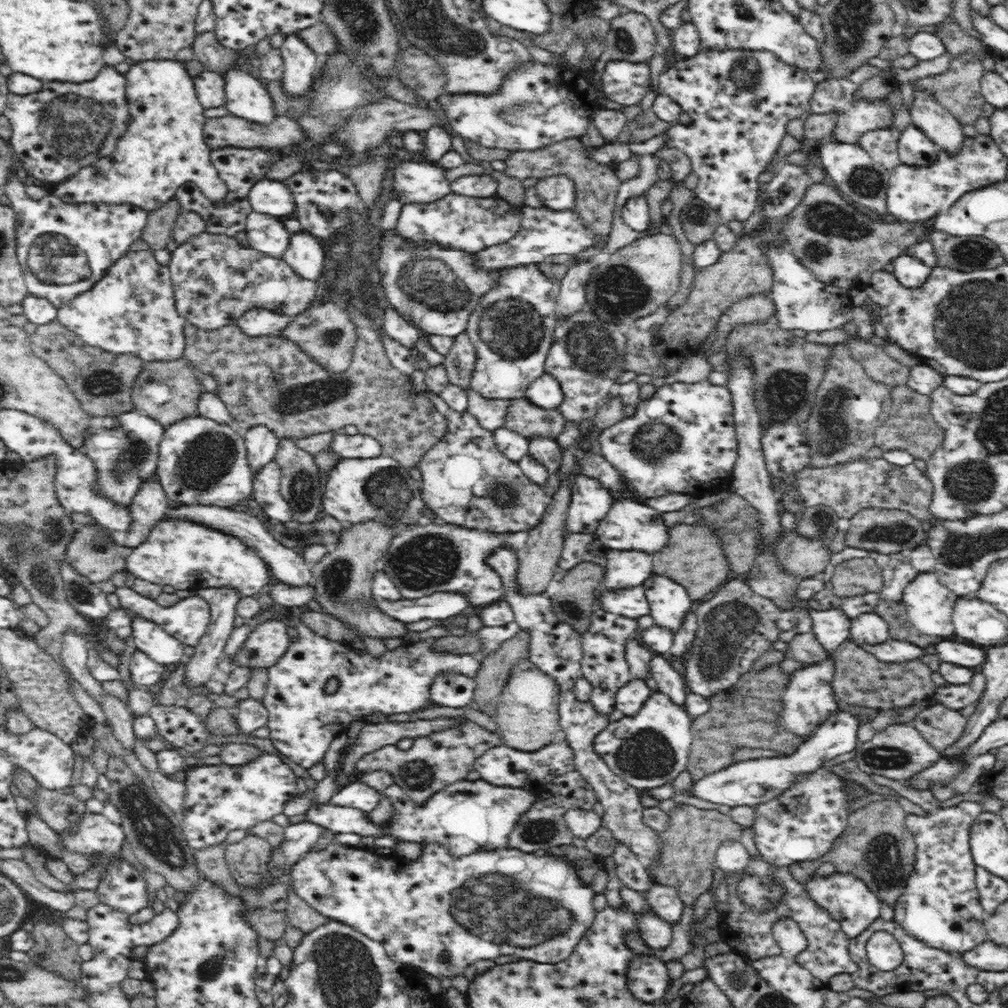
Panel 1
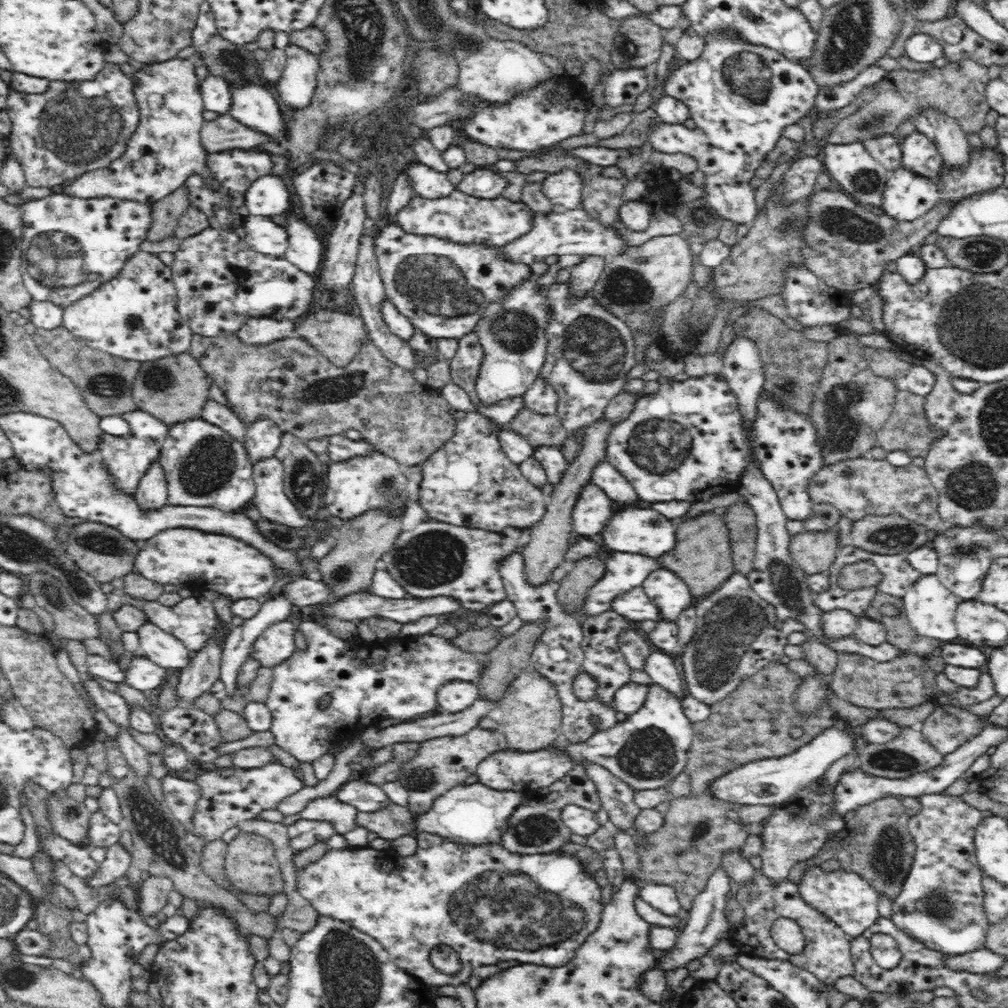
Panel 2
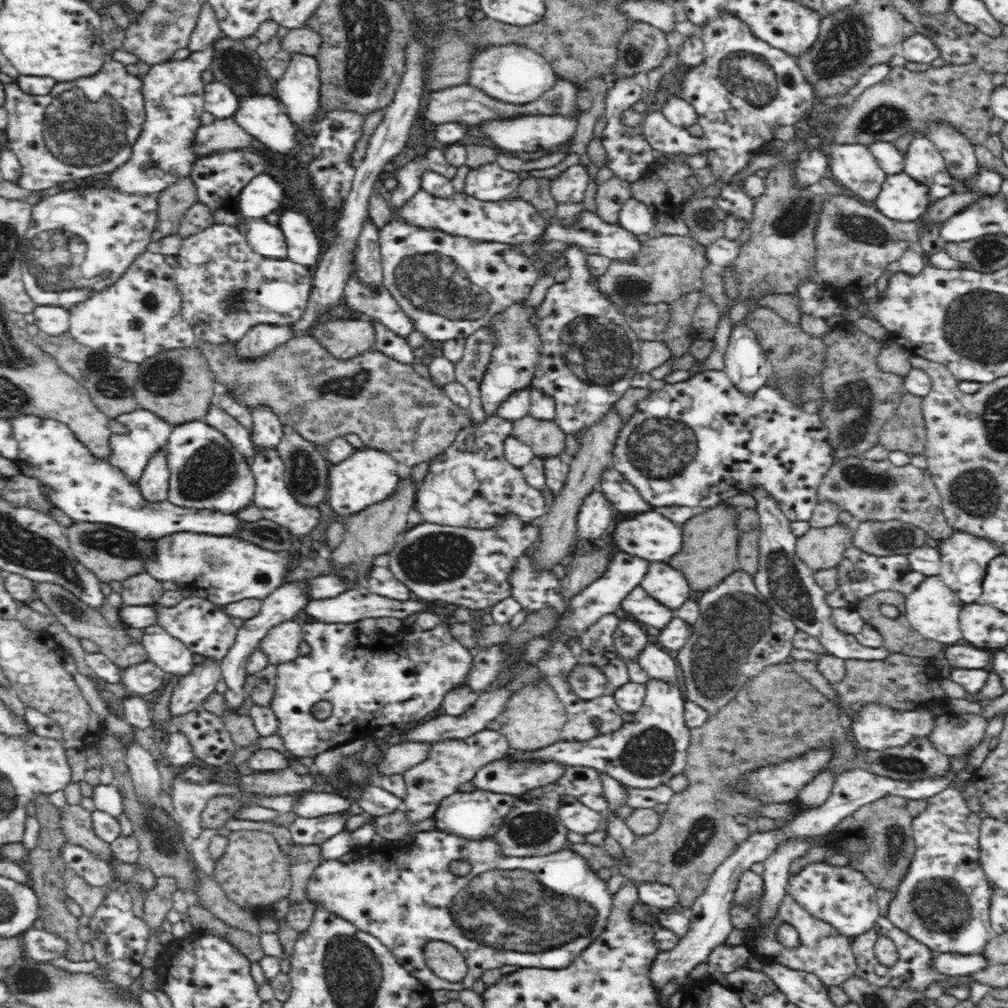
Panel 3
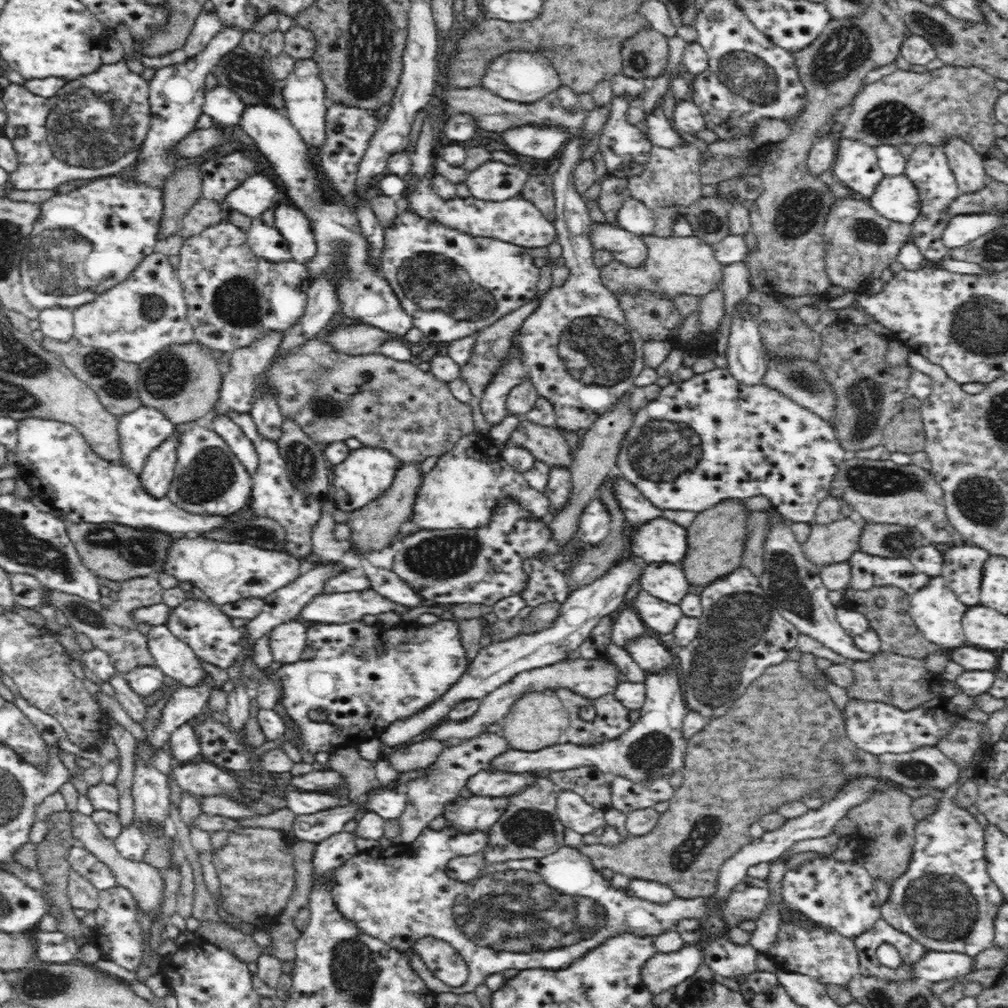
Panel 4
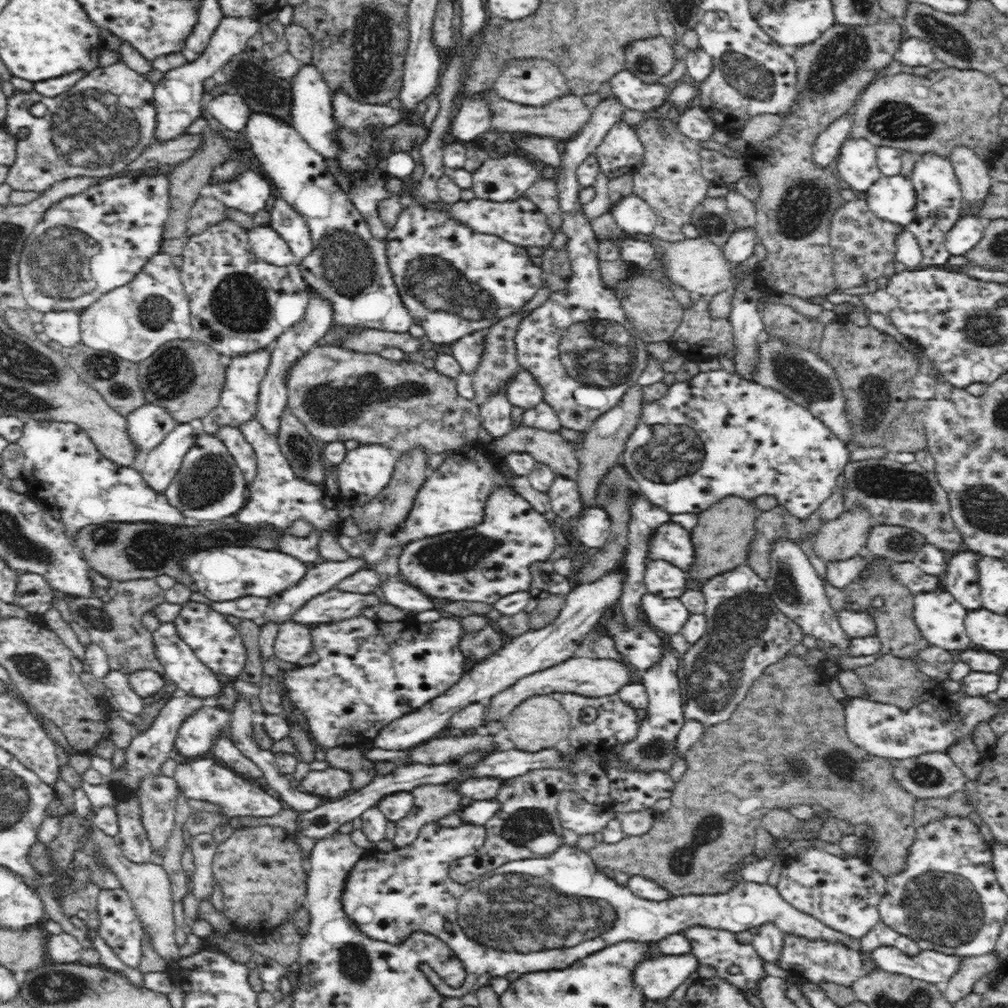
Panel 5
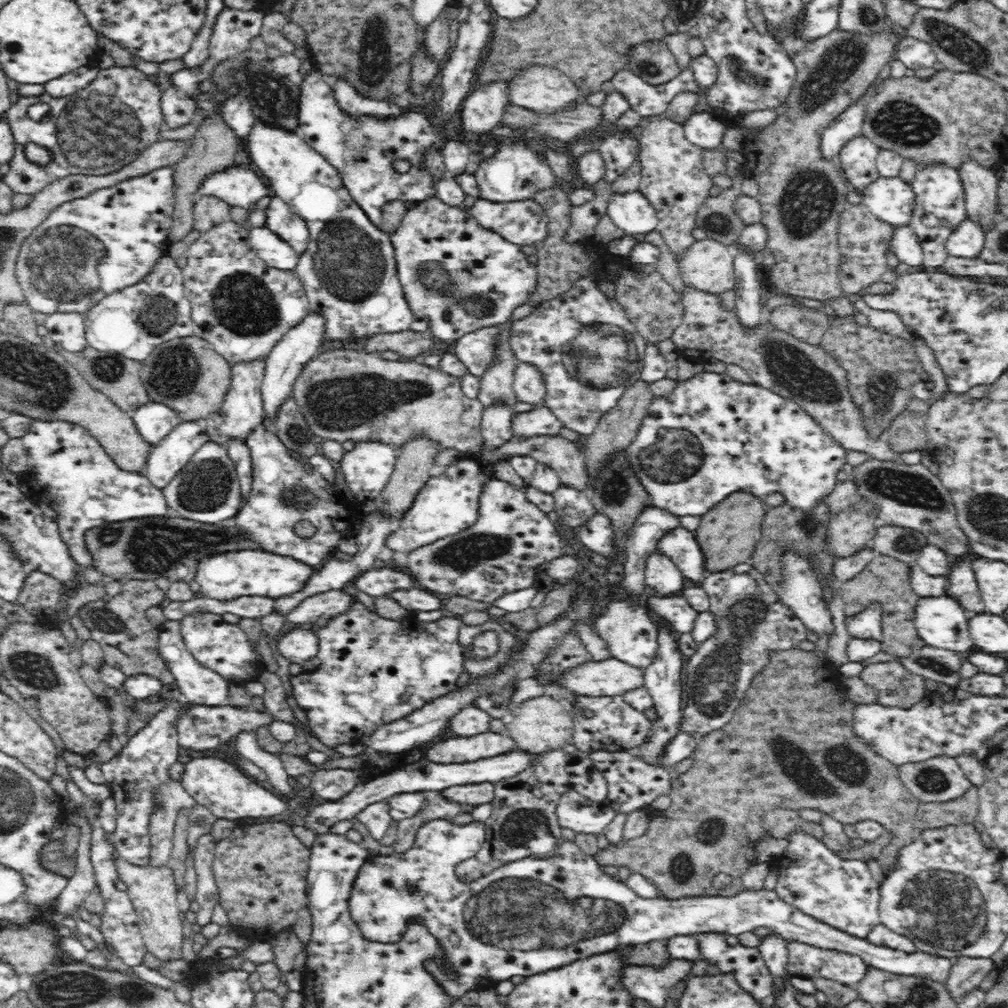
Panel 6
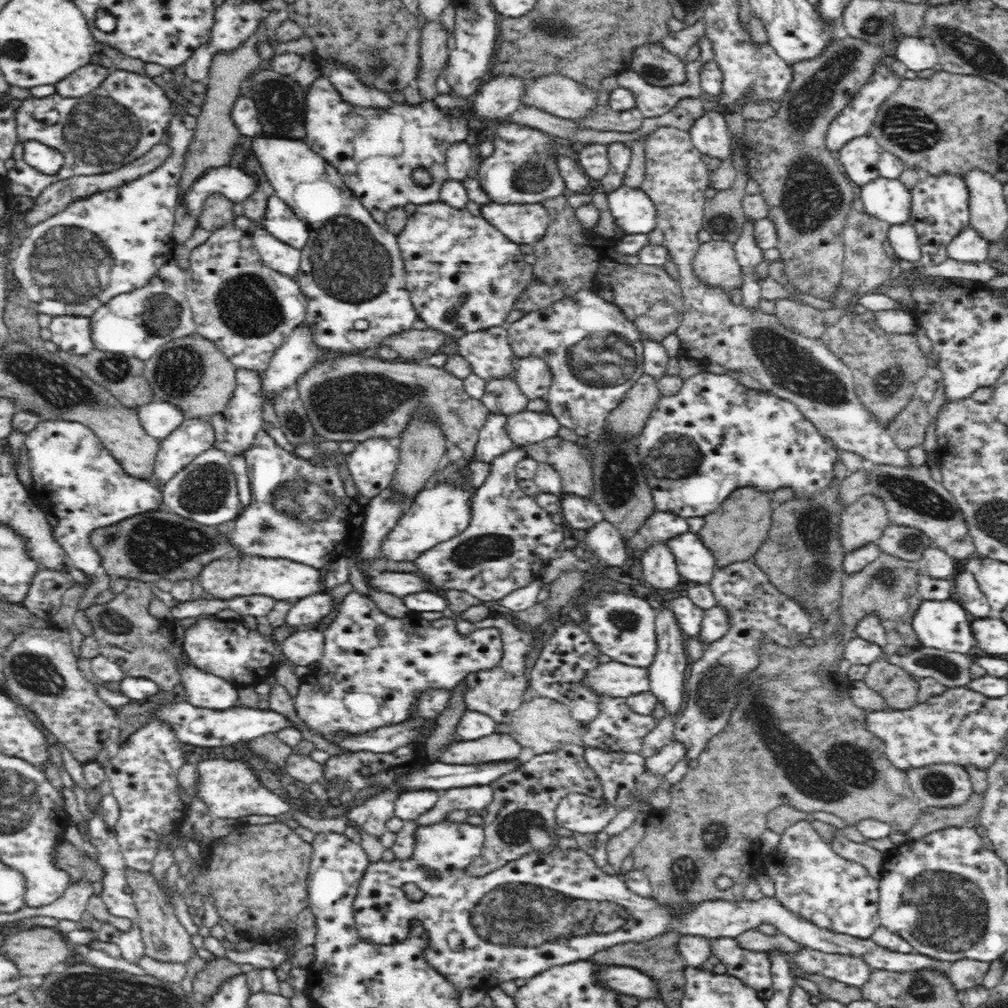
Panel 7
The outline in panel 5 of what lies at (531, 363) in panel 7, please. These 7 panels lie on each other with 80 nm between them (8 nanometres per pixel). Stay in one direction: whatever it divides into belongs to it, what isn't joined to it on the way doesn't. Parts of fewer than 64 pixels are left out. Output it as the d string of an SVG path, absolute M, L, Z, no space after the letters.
M524 368L515 373L513 381L506 386L506 391L512 408L528 410L543 401L542 387Z

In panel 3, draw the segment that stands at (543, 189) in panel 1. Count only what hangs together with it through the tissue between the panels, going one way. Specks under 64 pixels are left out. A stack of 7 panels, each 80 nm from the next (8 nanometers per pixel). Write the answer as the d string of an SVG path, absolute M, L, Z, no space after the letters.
M572 165L551 178L552 198L560 203L580 203L588 186L588 174L582 165Z

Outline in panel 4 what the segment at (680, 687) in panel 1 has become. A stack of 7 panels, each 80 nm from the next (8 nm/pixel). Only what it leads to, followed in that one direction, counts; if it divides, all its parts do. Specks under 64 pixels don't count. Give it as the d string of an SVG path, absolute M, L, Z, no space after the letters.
M640 636L627 644L627 651L633 660L644 669L647 674L656 671L663 671L675 655L670 655L670 650L662 646L656 638L652 636Z

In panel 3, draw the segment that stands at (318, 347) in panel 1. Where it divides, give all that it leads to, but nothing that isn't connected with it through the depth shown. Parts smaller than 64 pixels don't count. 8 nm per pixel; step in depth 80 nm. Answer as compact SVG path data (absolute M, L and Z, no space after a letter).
M354 318L320 320L310 331L320 345L340 360L348 360L374 346L375 328L372 322Z

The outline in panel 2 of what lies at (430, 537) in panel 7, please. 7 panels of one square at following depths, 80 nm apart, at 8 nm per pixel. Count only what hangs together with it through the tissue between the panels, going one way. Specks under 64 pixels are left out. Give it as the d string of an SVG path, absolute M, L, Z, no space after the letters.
M452 409L455 432L443 447L422 462L420 506L430 518L465 530L500 532L506 528L531 528L546 511L540 487L528 481L500 448L502 428L478 411Z

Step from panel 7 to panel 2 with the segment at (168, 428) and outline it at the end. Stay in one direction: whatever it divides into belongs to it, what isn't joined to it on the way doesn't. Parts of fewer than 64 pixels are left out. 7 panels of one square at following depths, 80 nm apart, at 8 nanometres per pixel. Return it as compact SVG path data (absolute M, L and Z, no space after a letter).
M138 410L121 415L130 428L130 436L115 436L108 433L100 434L98 453L102 455L100 461L107 468L112 477L113 486L117 492L135 496L136 490L144 473L150 465L158 460L159 452L166 440L169 425L153 417L150 413Z

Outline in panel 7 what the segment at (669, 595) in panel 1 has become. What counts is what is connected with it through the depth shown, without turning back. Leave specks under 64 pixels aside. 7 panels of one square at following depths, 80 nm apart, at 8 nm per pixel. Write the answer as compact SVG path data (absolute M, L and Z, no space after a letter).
M654 544L645 550L641 556L641 571L642 579L661 592L672 590L682 580L675 557L667 544Z

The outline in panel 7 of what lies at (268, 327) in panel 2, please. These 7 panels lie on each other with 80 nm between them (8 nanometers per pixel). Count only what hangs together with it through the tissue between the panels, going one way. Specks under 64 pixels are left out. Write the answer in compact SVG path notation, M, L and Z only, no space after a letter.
M237 368L235 377L236 388L227 406L221 413L206 418L214 427L214 446L229 454L230 457L242 455L251 447L252 440L255 439L256 433L262 428L262 422L264 422L262 410L265 399L262 398L261 375L256 371Z

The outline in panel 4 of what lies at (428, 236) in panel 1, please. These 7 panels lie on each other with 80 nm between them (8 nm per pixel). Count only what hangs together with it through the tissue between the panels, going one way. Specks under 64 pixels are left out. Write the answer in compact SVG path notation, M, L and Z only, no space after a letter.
M432 170L416 184L415 189L407 196L408 211L416 212L422 219L436 220L438 223L464 231L475 237L492 237L510 244L526 248L540 248L556 241L555 226L549 221L532 201L521 196L500 201L488 202L474 197L458 197L444 200L432 189L430 178L436 172Z

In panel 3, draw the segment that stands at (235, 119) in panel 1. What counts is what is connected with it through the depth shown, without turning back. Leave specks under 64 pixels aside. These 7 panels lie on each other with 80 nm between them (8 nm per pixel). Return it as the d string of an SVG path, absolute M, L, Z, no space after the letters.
M232 118L230 119L215 119L212 123L207 125L200 125L196 138L193 141L193 151L198 156L208 156L213 153L220 153L222 151L234 151L237 149L244 149L253 144L251 135Z

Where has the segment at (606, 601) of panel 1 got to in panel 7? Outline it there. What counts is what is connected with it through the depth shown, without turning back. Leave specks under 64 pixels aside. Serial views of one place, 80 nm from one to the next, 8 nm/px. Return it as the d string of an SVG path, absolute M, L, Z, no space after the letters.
M685 594L669 596L665 599L665 605L675 614L677 624L680 624L684 634L698 636L703 625L703 608L696 606Z

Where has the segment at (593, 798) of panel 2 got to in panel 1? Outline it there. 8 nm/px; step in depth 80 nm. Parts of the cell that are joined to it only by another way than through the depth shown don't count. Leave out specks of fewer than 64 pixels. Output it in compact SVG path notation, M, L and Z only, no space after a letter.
M574 770L554 777L551 783L545 784L534 791L536 791L537 801L517 821L516 828L513 828L513 831L509 834L508 848L537 854L546 851L548 848L572 845L574 835L567 828L567 824L565 824L564 813L572 809L592 810L592 806L599 801L593 786L578 771Z

